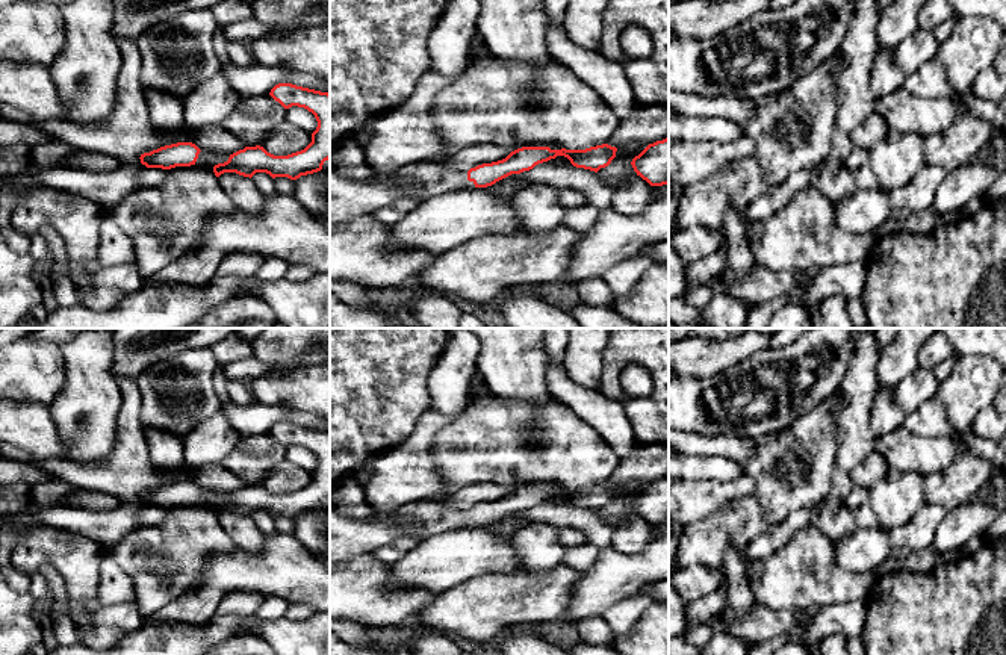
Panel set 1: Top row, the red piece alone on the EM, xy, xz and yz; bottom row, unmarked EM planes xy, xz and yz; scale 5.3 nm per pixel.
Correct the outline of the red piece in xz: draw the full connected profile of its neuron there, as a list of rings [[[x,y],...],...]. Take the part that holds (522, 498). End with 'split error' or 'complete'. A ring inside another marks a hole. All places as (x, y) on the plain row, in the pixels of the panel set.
[[[608,483],[585,489],[522,486],[502,499],[483,502],[469,510],[454,508],[437,499],[422,499],[383,513],[374,520],[343,516],[337,505],[330,504],[330,563],[345,563],[362,554],[372,554],[401,535],[427,539],[449,529],[487,526],[557,495],[567,496],[576,507],[598,511],[611,502],[616,490],[617,487]]] | split error

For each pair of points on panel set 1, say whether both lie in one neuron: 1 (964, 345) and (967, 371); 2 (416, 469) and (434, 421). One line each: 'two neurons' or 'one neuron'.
1: two neurons
2: one neuron

